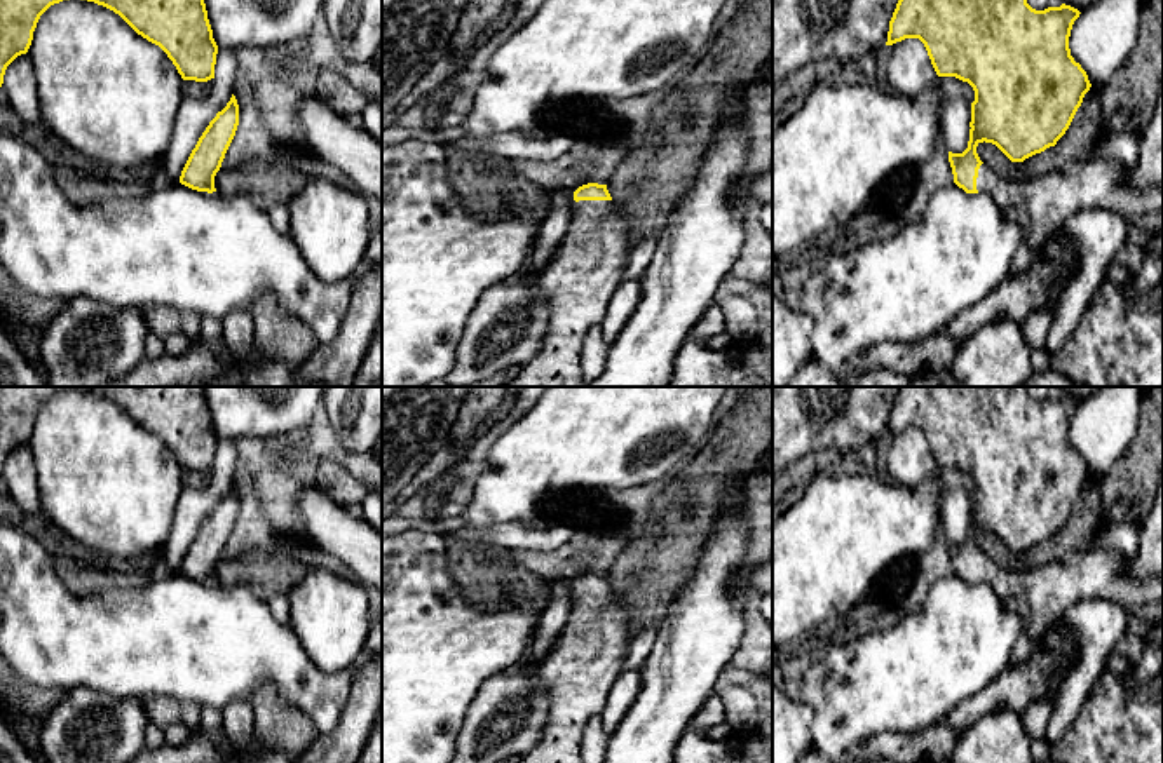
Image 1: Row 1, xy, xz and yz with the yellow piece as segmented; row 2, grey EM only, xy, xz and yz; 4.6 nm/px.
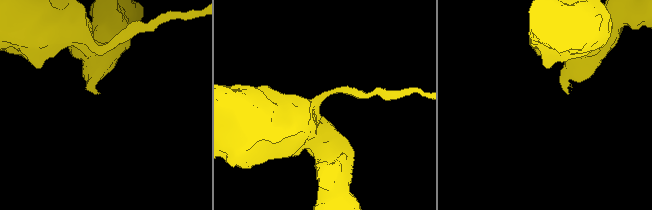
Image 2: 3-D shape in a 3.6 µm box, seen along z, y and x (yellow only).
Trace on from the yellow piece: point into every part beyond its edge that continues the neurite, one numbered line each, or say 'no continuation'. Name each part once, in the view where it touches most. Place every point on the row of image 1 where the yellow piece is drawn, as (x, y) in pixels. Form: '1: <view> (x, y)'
1: xz (578, 284)

